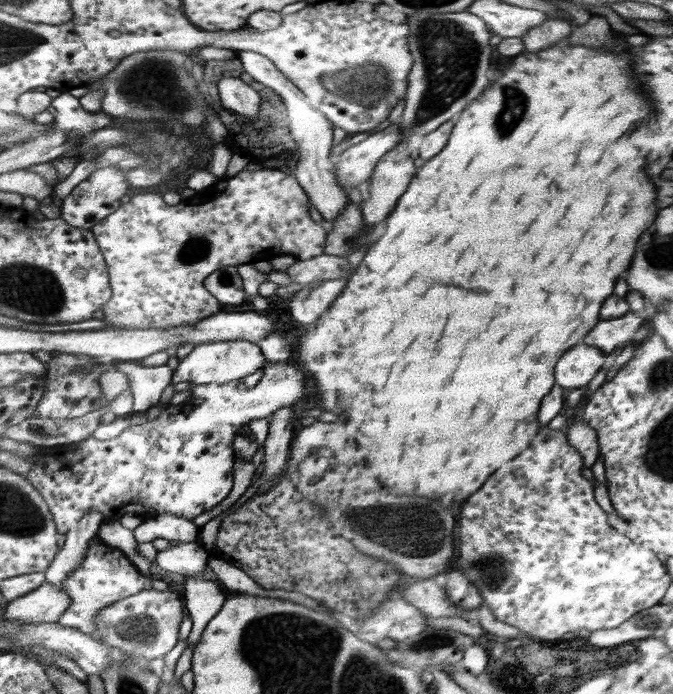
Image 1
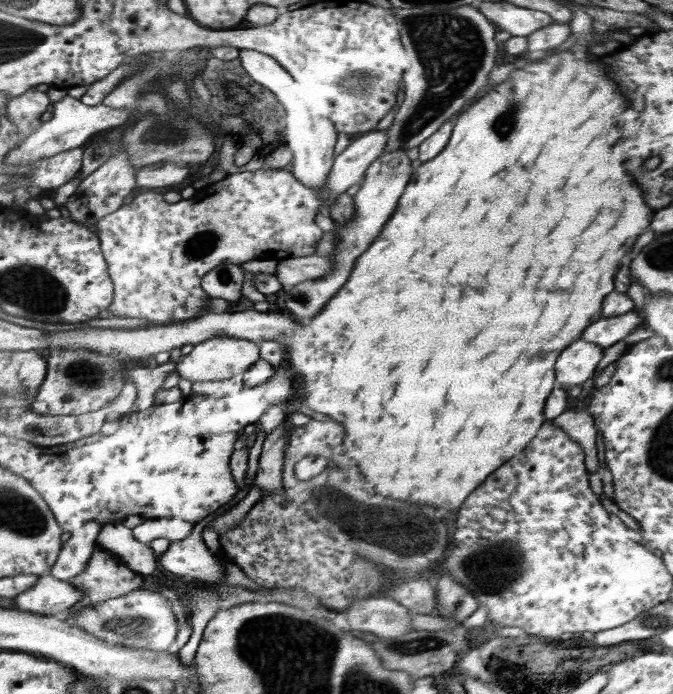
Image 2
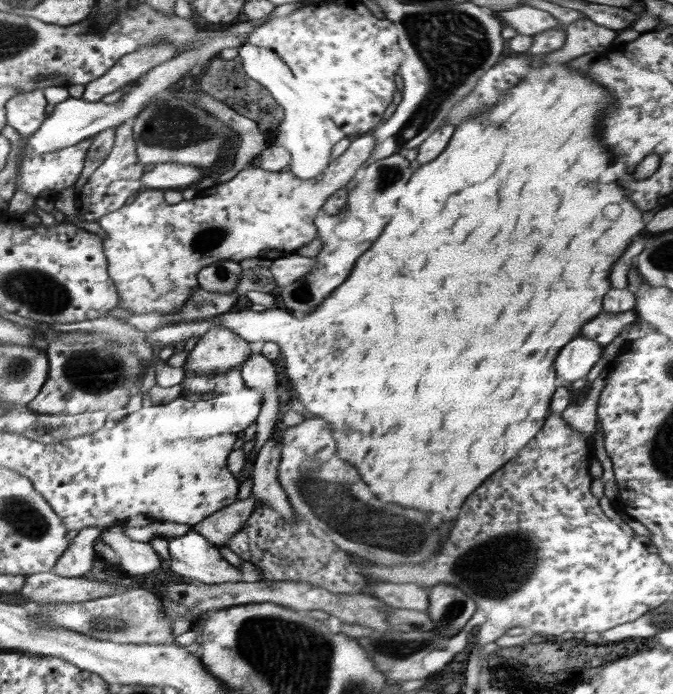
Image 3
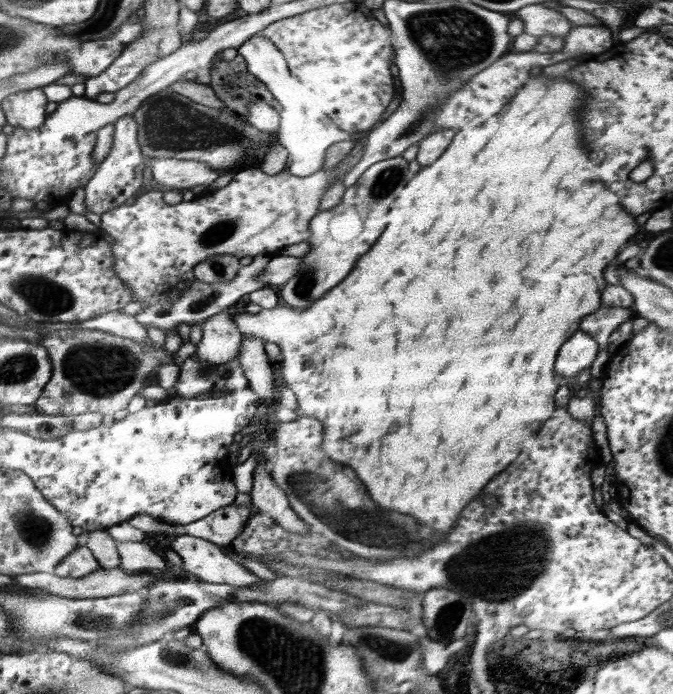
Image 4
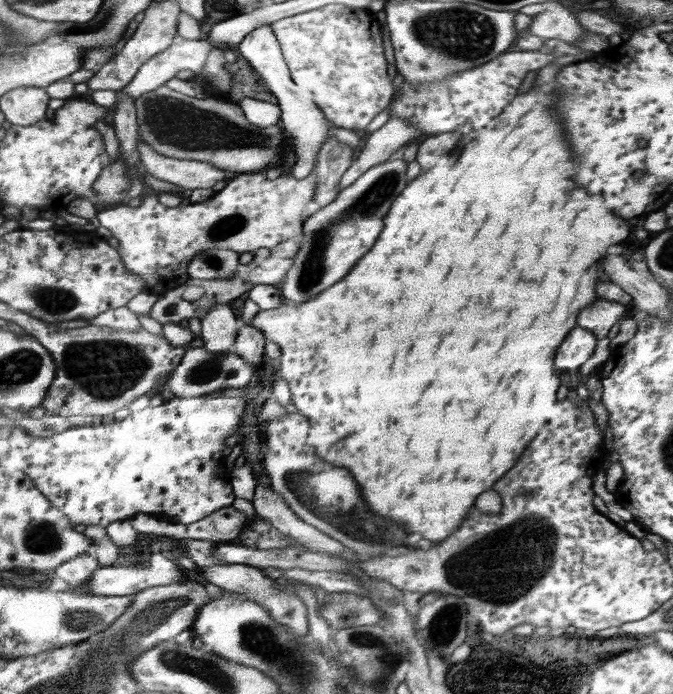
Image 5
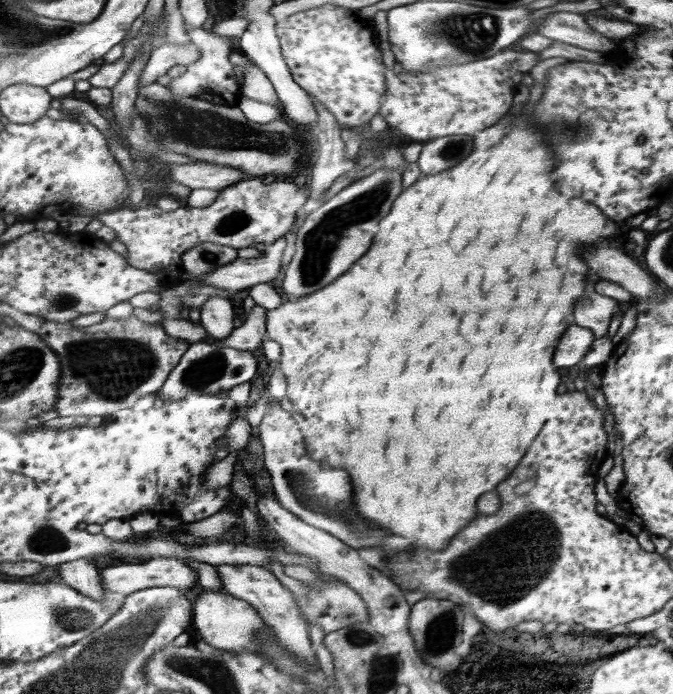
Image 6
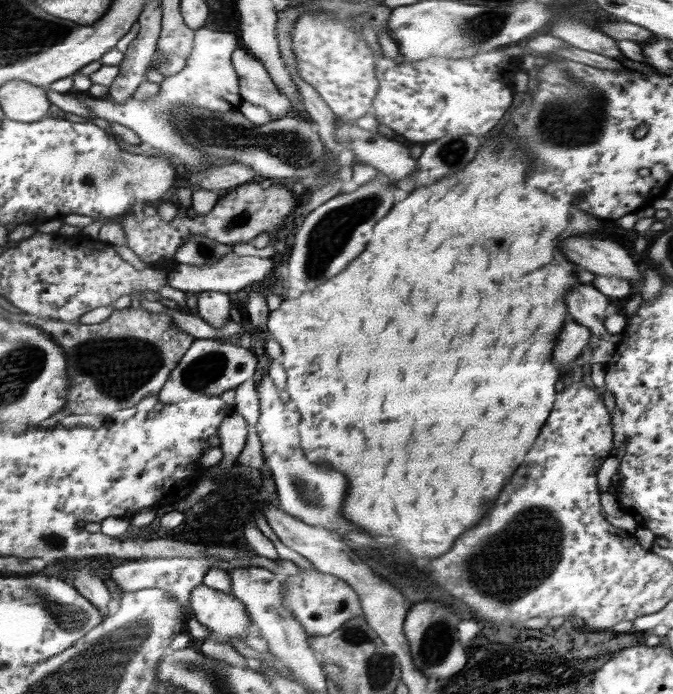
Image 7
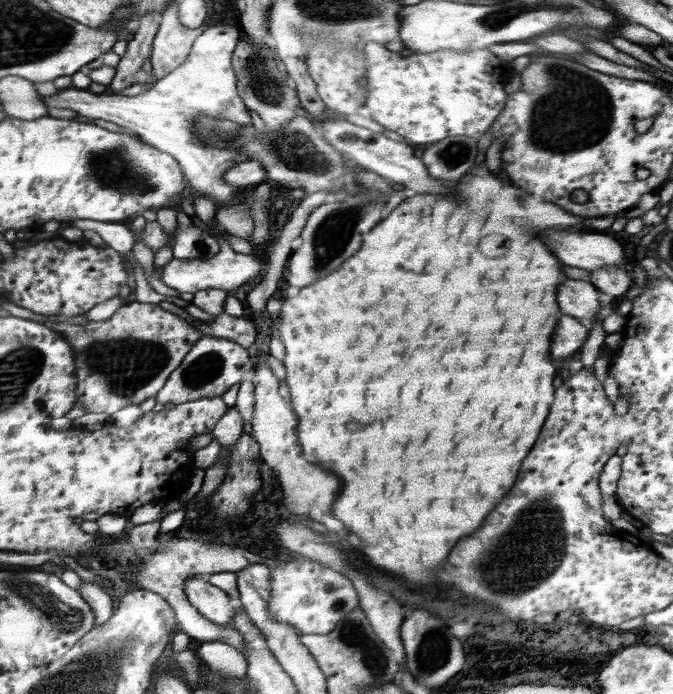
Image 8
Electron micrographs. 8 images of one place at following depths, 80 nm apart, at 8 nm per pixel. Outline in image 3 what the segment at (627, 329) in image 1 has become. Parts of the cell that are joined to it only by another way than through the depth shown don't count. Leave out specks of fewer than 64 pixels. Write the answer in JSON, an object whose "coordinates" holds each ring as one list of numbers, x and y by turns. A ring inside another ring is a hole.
{"coordinates":[[634,310,626,312,604,312,598,318,590,320,584,328,584,337,595,341,599,346,608,346,618,335,623,335,624,328,631,326,638,321,638,316]]}

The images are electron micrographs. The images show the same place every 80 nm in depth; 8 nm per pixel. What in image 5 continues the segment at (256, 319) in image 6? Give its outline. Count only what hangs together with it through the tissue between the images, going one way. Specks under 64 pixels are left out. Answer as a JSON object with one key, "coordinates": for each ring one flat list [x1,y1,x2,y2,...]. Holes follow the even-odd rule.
{"coordinates":[[250,322,238,329,231,356,242,357,246,362,253,364,256,369,261,368,266,342,262,331,254,328]]}

